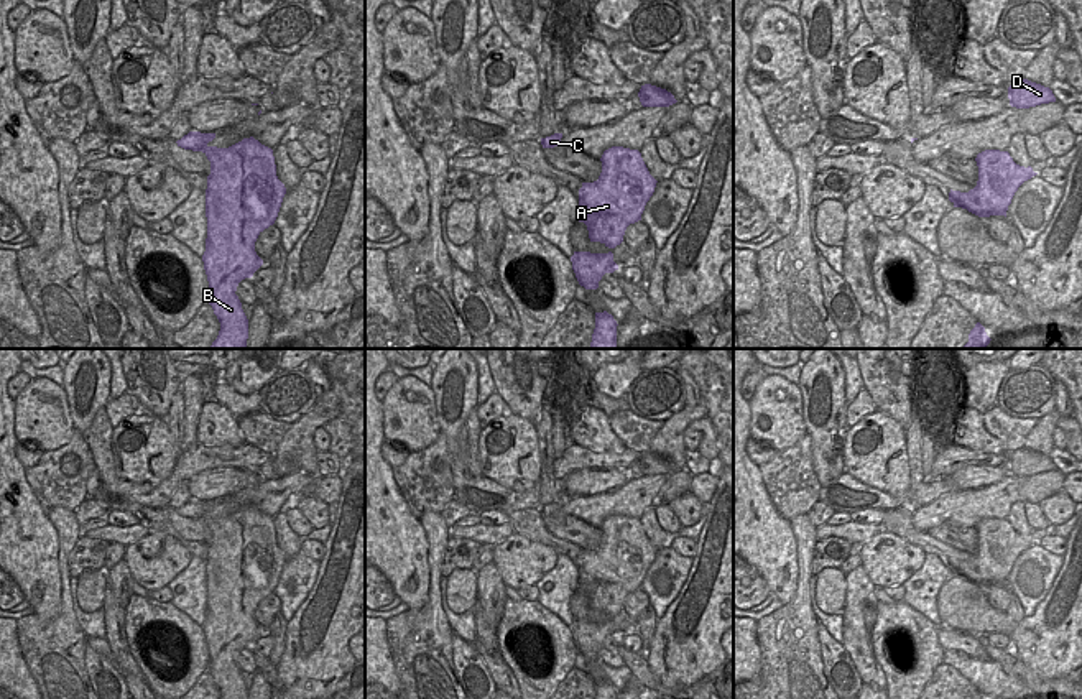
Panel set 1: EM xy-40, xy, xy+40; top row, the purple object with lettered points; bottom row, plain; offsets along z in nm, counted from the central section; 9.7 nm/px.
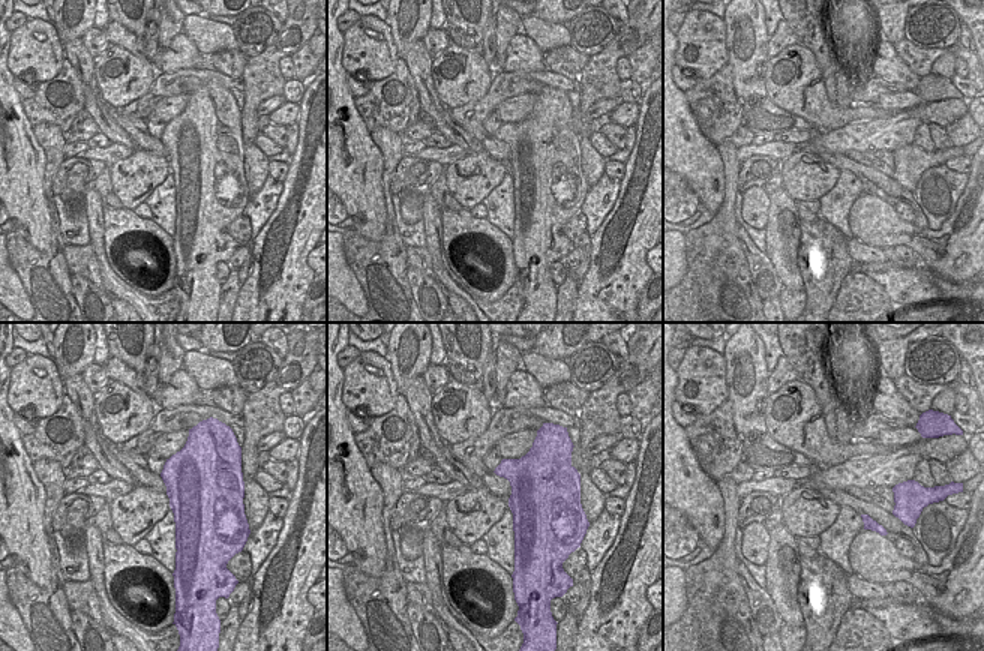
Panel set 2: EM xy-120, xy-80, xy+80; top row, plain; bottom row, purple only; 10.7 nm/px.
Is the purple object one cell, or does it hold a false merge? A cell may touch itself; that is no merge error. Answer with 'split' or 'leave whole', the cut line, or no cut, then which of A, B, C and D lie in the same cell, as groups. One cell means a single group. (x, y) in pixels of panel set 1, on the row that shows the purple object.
split; cut xy-40 (268, 165), (267, 186), (263, 189), (280, 206); groups A B C / D

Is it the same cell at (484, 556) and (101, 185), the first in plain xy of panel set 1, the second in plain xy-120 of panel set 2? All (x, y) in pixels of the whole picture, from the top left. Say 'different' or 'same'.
different

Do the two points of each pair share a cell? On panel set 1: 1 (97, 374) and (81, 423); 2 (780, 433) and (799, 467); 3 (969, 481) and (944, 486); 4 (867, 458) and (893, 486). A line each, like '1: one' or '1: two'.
1: one
2: two
3: two
4: one

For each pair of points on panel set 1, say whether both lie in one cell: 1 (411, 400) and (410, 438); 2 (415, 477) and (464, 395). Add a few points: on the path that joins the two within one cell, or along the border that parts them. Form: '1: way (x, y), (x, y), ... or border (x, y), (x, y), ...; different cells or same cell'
1: way (410, 410), (410, 428); same cell
2: border (441, 431), (448, 441), (451, 471); different cells

